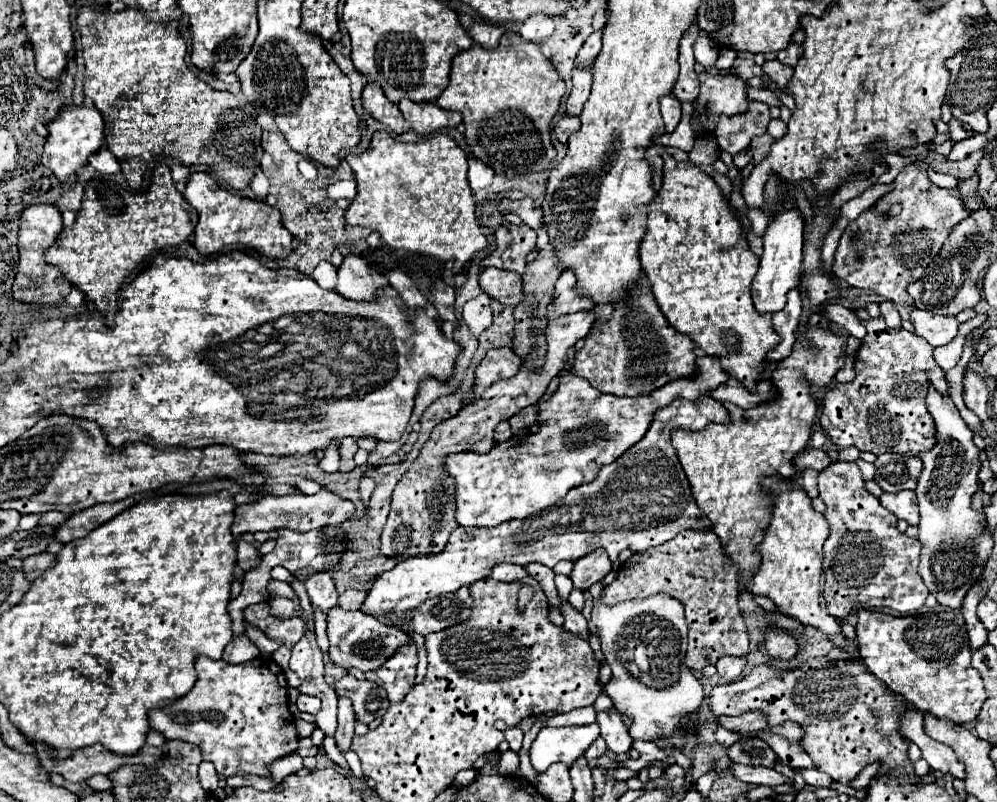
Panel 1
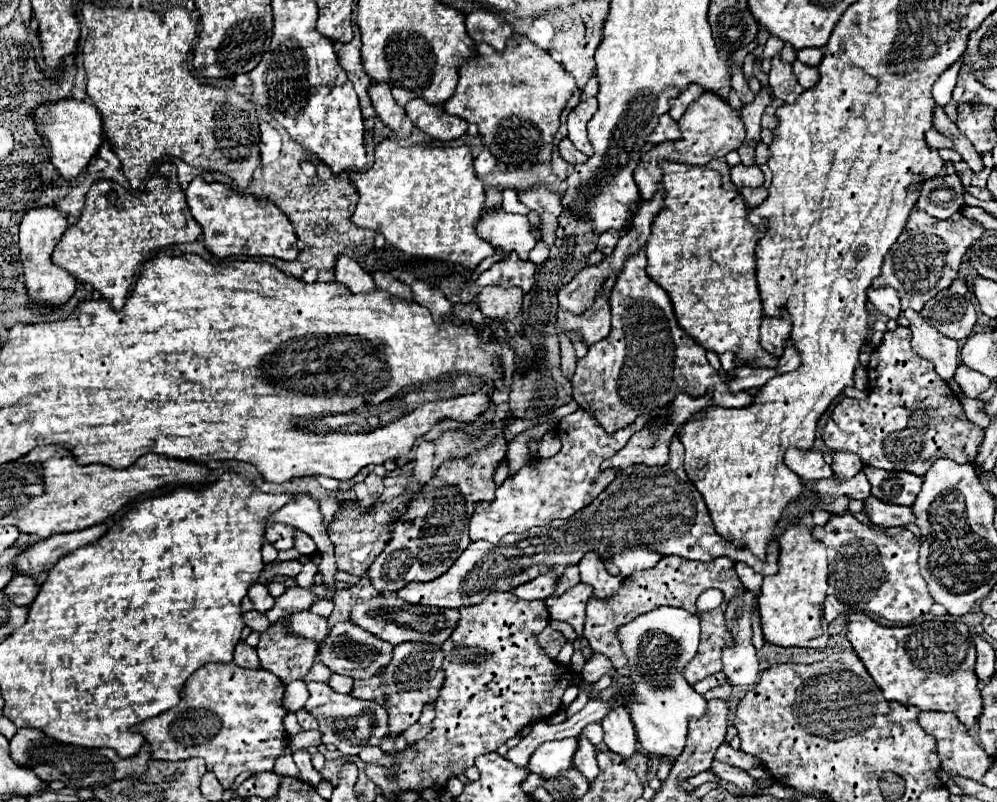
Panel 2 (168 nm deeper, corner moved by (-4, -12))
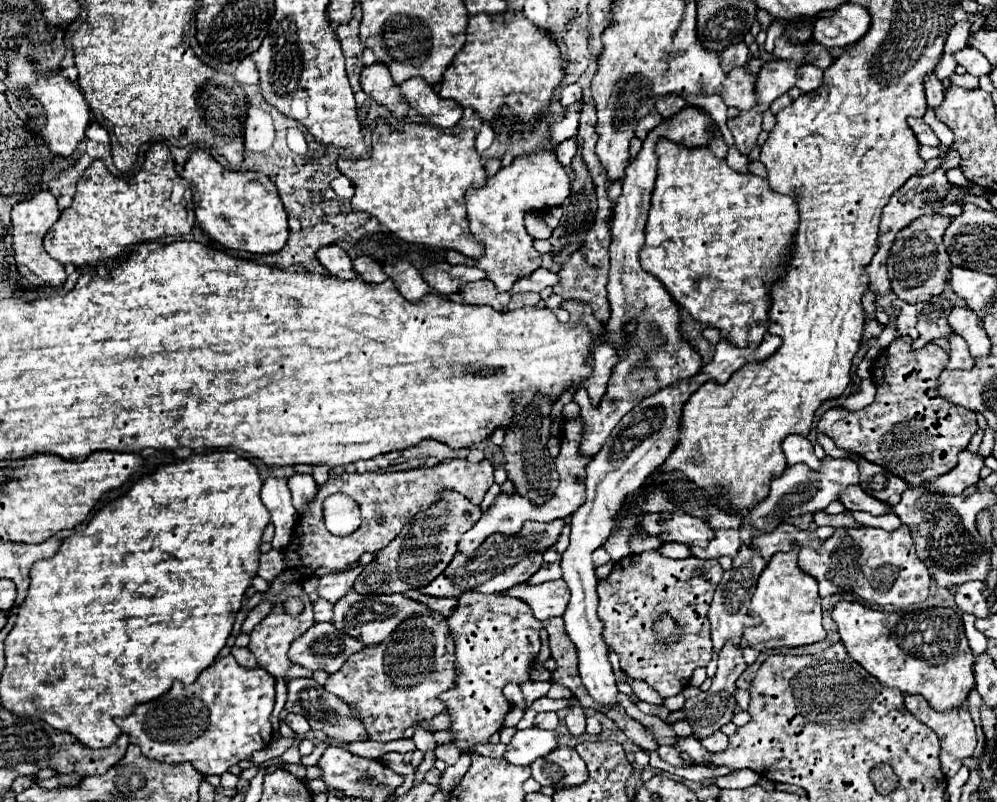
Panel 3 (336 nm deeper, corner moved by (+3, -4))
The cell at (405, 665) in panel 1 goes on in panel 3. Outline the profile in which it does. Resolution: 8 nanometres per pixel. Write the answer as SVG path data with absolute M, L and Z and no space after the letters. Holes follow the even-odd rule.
M439 613L417 615L401 623L385 641L367 645L349 657L341 671L329 675L325 689L357 709L373 741L399 739L413 721L431 719L445 709L437 695L455 683L453 653L453 639L445 619Z

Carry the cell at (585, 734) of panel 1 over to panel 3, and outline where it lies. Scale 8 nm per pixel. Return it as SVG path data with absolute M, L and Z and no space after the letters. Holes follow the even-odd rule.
M529 727L525 731L517 731L505 759L513 765L531 765L535 759L549 755L559 745L557 731L545 731L537 727Z

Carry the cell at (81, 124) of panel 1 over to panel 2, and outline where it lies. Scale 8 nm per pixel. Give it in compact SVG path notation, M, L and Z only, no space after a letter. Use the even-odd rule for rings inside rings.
M74 97L58 99L56 103L44 103L36 107L36 131L50 145L50 161L64 179L74 179L98 153L102 145L102 119L98 109L88 101L76 101Z

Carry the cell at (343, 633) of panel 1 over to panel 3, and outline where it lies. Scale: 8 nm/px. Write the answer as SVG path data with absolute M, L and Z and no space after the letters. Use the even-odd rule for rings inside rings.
M315 623L305 635L293 641L289 659L311 671L323 669L327 673L335 673L361 649L365 649L361 639L353 639L343 631L337 631L333 623Z

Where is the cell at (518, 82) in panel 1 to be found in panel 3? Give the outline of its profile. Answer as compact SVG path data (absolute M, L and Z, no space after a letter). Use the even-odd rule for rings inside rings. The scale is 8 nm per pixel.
M481 13L469 19L467 41L447 67L439 95L457 101L461 107L471 107L505 143L515 133L533 129L531 119L541 119L541 115L549 113L553 91L563 77L559 47L541 27L531 25L521 13Z

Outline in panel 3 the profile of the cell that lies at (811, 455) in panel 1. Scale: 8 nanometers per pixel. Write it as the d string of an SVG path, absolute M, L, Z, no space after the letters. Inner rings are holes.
M789 435L785 441L783 441L783 453L785 453L785 459L787 459L787 465L797 465L797 463L803 463L807 465L809 469L817 471L821 467L821 461L815 457L813 453L813 443L807 439L807 437L801 437L801 435Z

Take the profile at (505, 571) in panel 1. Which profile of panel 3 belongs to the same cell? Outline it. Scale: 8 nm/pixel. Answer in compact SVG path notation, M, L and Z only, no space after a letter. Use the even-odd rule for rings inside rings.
M549 549L543 553L543 565L541 569L527 581L529 585L541 585L549 581L561 579L561 555L555 549Z

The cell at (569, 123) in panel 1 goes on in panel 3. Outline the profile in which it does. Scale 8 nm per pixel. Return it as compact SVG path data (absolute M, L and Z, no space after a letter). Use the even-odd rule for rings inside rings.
M565 139L565 143L561 143L561 145L555 147L557 161L559 161L561 165L565 165L565 167L571 165L575 153L577 153L577 143L575 143L575 139Z

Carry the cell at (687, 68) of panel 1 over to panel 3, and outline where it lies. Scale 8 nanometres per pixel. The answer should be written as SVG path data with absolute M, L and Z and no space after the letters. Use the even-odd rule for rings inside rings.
M659 95L657 97L657 103L655 103L655 109L667 119L671 115L675 115L677 111L681 111L683 107L687 107L687 101L679 95Z

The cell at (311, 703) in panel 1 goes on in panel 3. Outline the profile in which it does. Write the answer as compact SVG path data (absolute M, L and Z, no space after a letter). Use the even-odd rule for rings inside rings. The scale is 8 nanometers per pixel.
M289 713L287 717L285 717L285 723L295 731L295 733L299 733L299 735L305 735L311 727L309 727L309 723L305 723L305 717L303 715L297 715L297 713Z

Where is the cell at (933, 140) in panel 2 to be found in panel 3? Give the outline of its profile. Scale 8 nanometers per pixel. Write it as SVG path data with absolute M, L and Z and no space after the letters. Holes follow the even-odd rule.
M909 119L909 127L913 129L913 133L921 145L933 145L933 147L939 145L937 135L933 133L933 129L923 119Z

